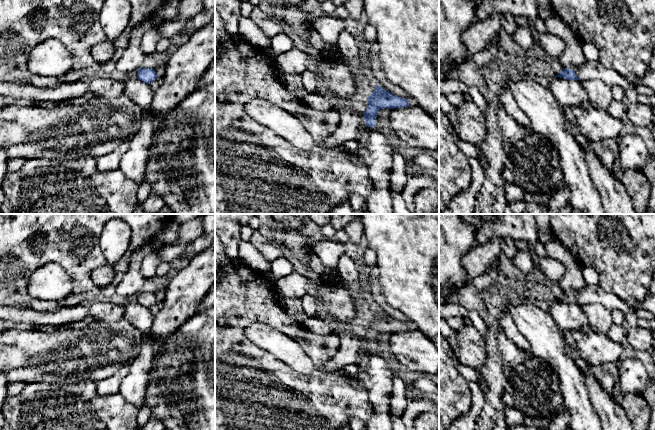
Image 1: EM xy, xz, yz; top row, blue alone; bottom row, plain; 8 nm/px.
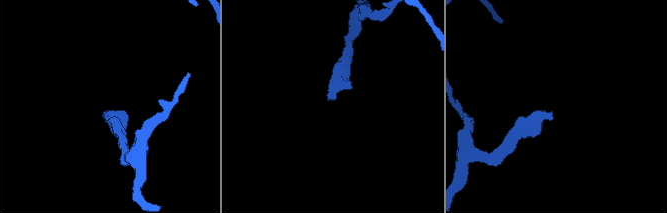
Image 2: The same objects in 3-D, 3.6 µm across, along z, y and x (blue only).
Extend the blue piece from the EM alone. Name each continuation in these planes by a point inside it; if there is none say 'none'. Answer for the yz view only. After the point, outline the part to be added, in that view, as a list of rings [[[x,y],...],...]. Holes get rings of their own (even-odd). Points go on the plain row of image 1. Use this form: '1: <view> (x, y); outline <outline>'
1: yz (589, 294); outline [[[586,284],[580,292],[574,295],[579,304],[599,303],[611,312],[620,310],[625,314],[636,313],[641,308],[640,302],[623,300],[611,292],[606,292],[599,284],[594,286]]]

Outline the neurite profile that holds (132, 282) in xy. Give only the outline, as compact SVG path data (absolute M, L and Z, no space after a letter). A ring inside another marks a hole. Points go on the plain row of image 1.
M148 243L141 246L132 254L129 269L116 286L116 294L122 297L129 297L141 292L146 279L140 271L140 266L143 259L151 250L152 243Z

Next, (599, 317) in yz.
M599 303L580 304L586 314L589 326L599 332L607 333L612 327L612 312Z

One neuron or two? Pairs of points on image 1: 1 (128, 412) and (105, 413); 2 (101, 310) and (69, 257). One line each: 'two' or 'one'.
1: one
2: two

